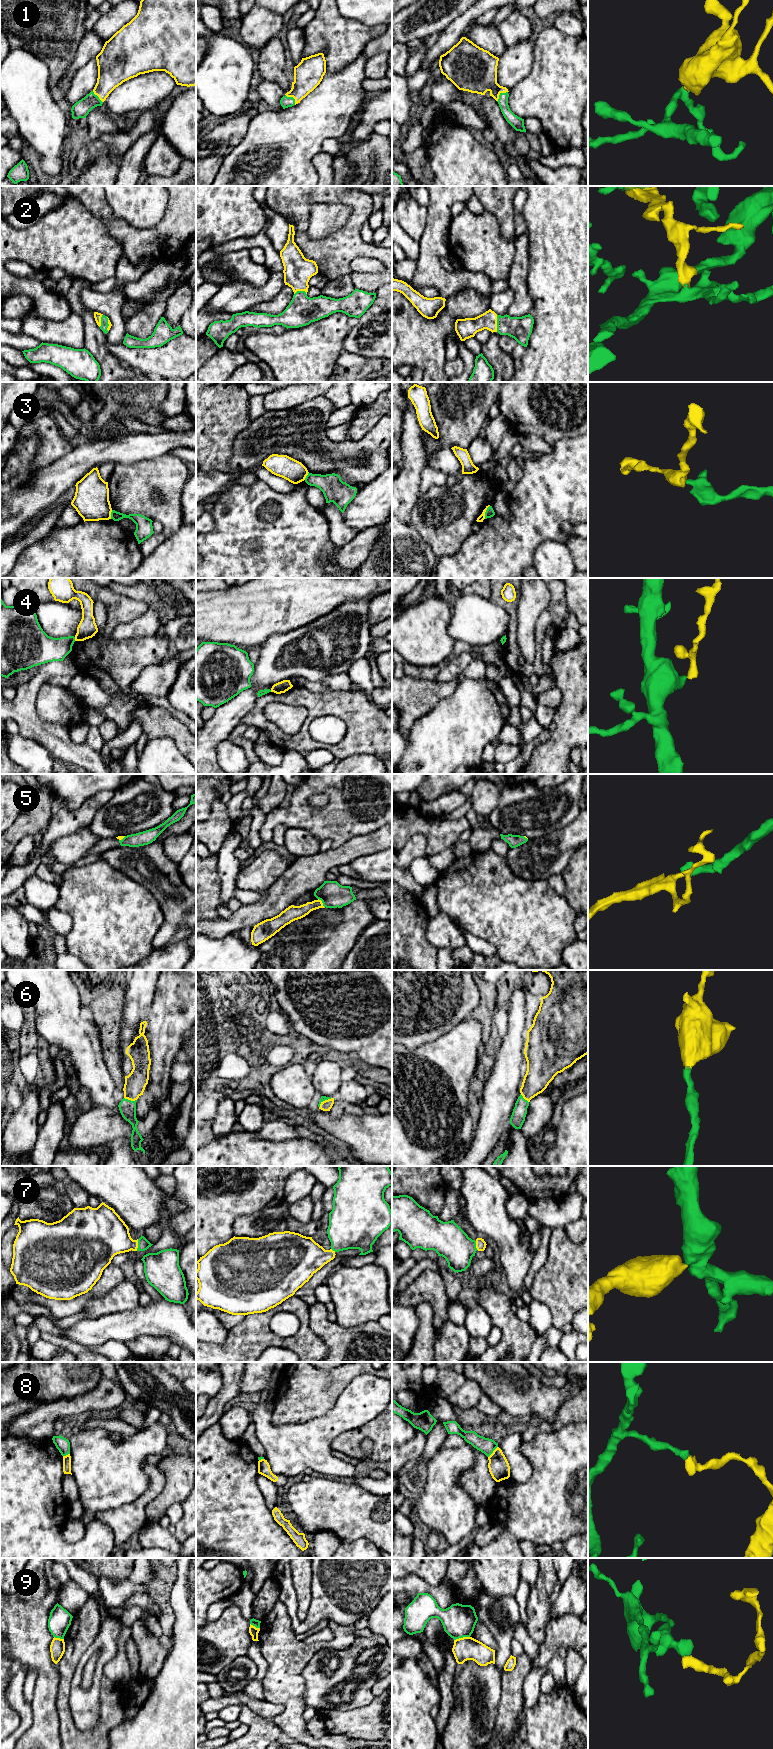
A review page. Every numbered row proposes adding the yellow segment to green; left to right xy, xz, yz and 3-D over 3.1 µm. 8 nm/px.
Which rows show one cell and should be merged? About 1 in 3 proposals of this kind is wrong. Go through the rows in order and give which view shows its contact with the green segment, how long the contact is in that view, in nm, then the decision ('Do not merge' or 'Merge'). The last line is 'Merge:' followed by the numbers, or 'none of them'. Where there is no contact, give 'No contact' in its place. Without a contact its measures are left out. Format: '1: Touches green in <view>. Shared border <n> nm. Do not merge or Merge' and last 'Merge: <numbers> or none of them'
1: Touches green in yz. Shared border 120 nm. Merge
2: Touches green in yz. Shared border 140 nm. Merge
3: Touches green in yz. Shared border 120 nm. Do not merge
4: Touches green in xy. Shared border 30 nm. Do not merge
5: Touches green in xz. Shared border 90 nm. Merge
6: Touches green in xy. Shared border 110 nm. Merge
7: Touches green in xy. Shared border 100 nm. Merge
8: Touches green in yz. Shared border 120 nm. Do not merge
9: Touches green in yz. Shared border 130 nm. Do not merge
Merge: 1, 2, 5, 6, 7

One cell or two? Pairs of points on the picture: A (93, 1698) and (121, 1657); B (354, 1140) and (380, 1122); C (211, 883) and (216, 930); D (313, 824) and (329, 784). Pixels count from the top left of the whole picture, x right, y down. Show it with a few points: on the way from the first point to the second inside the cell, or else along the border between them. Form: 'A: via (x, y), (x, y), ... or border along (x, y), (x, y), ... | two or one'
A: border along (115, 1654), (104, 1666), (103, 1675) | two
B: via (360, 1135), (367, 1135), (374, 1128) | one
C: border along (220, 917), (206, 920) | two
D: via (323, 814), (332, 805), (332, 794) | one

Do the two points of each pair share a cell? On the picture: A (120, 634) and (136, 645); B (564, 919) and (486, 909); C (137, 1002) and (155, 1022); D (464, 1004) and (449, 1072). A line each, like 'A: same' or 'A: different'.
A: different
B: same
C: different
D: different

